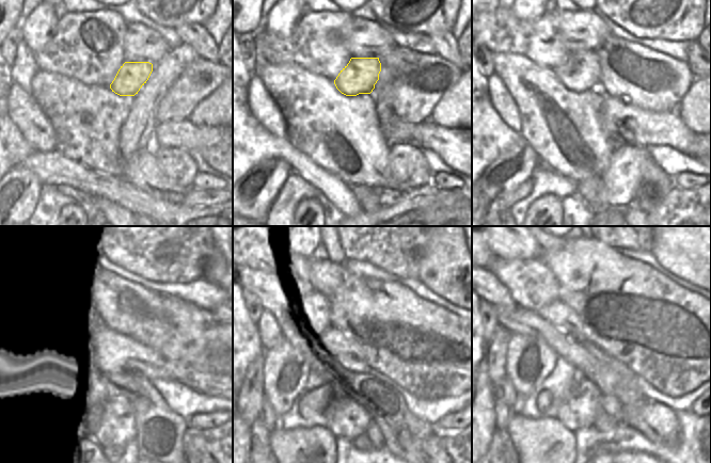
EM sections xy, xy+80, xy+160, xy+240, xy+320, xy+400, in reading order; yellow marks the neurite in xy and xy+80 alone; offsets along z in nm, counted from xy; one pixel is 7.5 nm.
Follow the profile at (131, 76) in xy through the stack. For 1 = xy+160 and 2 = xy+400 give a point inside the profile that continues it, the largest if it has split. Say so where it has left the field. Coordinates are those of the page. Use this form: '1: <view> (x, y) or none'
1: xy+160 (580, 73)
2: xy+400 (531, 283)

